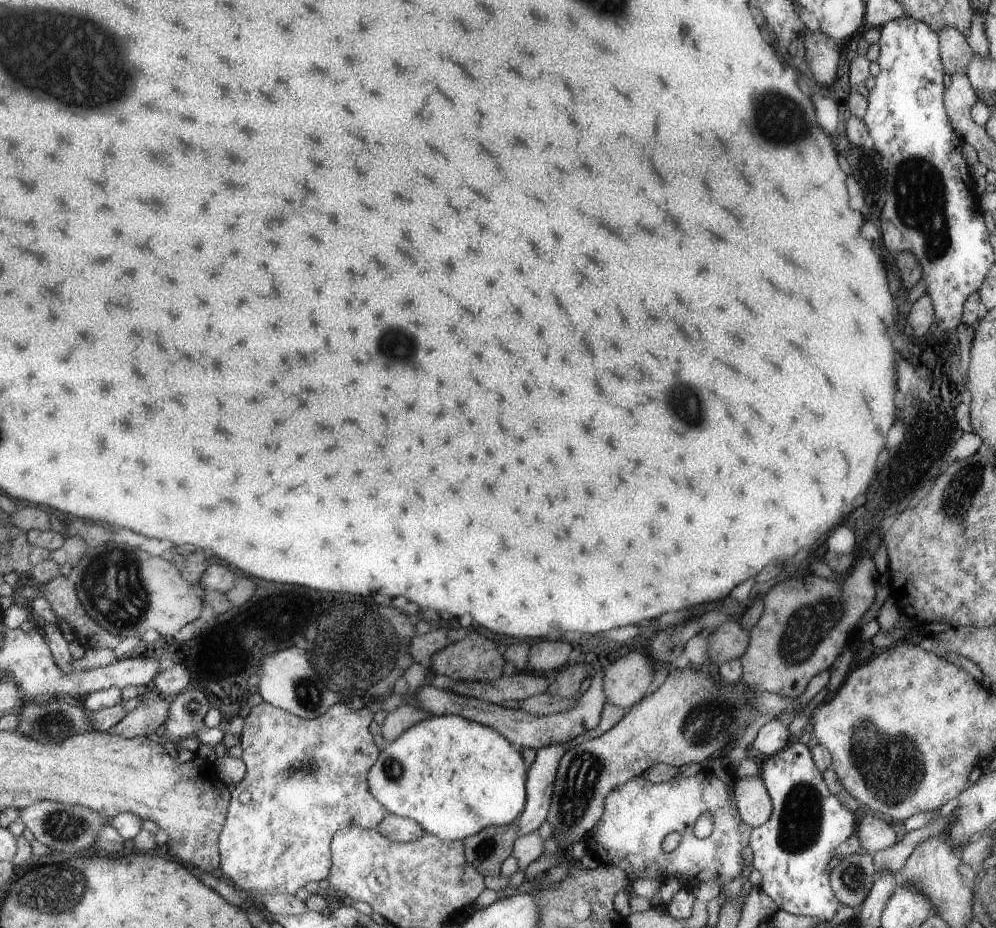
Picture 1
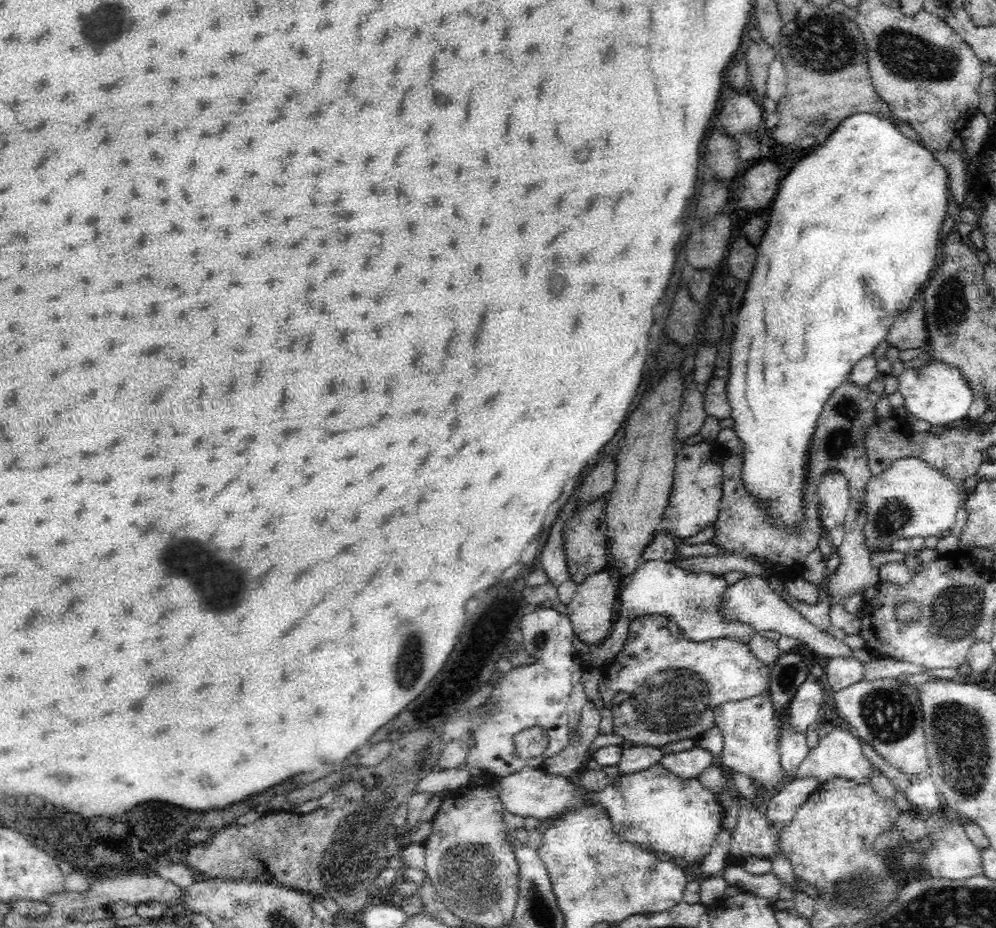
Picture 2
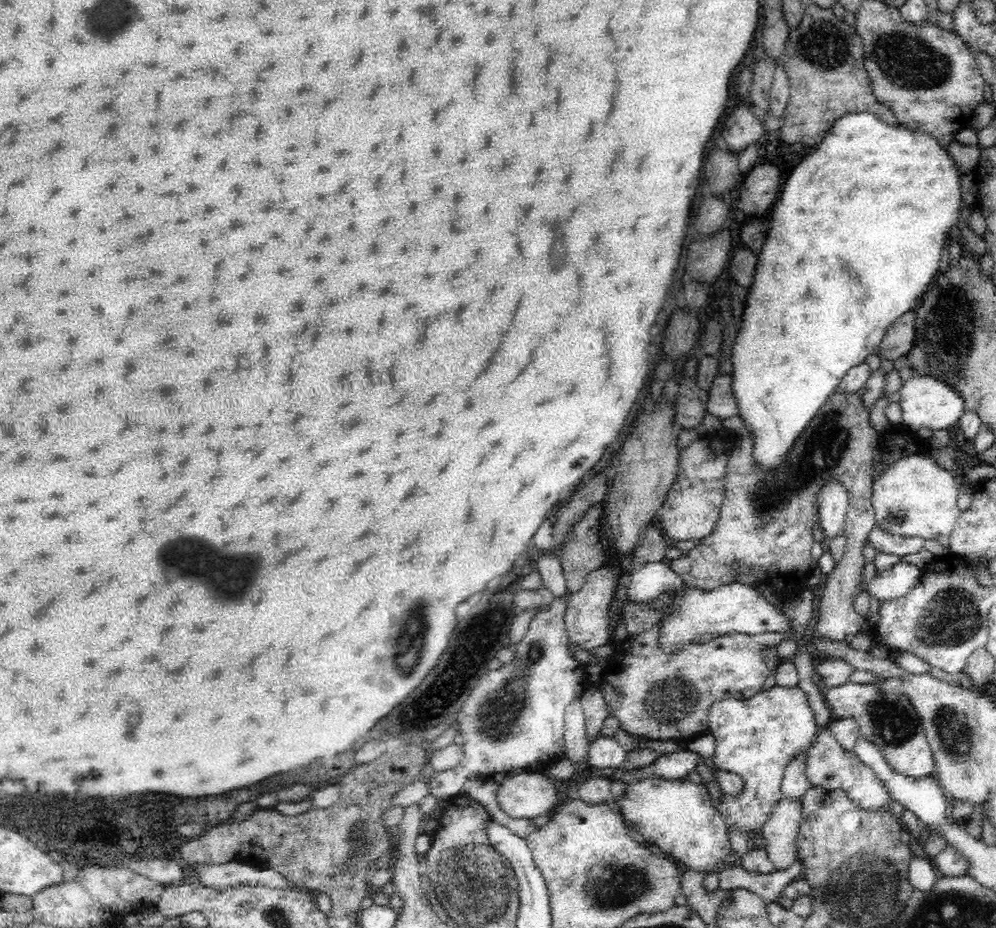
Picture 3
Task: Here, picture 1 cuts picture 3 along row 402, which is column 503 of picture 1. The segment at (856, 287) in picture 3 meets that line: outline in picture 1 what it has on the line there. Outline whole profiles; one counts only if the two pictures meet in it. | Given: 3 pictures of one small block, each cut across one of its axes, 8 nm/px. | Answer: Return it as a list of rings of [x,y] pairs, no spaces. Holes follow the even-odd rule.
[[[429,716],[407,728],[379,752],[379,758],[367,774],[367,786],[383,808],[387,808],[387,814],[411,818],[421,824],[427,834],[455,842],[475,836],[483,828],[515,822],[527,800],[525,776],[527,766],[519,748],[493,728],[469,722],[461,716]]]

